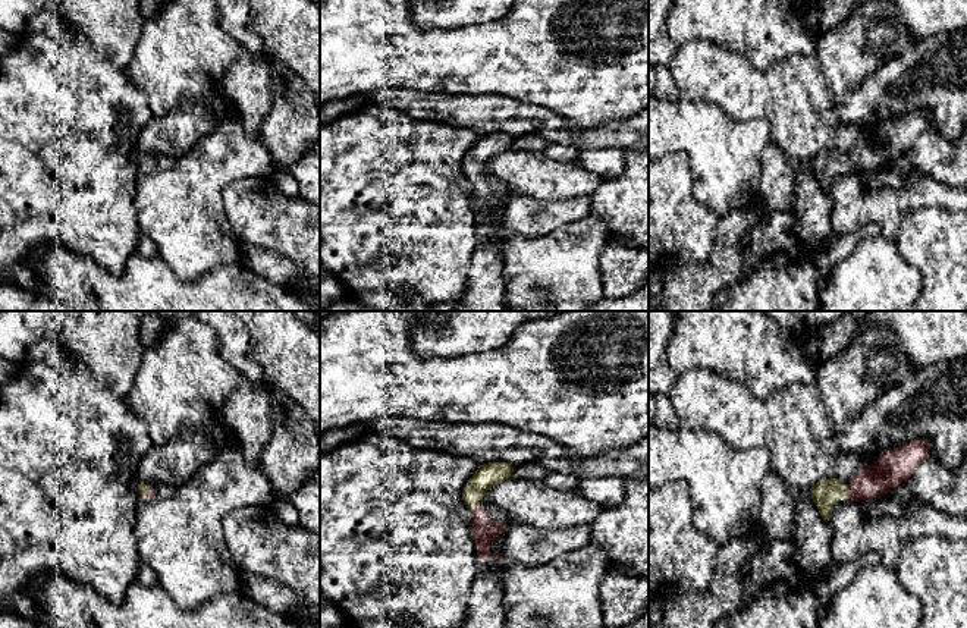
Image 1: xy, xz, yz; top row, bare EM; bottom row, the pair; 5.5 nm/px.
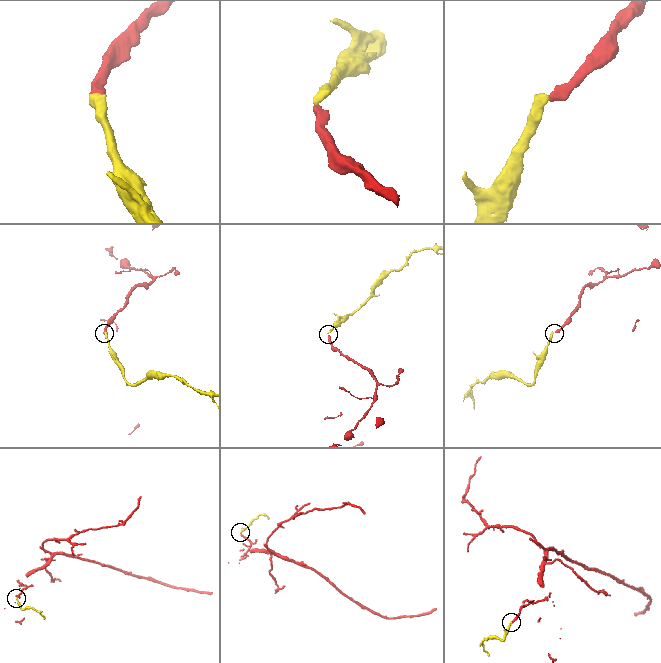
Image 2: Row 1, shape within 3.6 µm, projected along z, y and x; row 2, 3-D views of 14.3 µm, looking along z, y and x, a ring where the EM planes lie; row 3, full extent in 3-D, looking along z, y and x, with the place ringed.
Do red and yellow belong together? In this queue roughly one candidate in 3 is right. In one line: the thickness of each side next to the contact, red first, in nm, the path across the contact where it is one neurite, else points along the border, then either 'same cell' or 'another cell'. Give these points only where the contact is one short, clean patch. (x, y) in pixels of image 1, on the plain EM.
calibres 180 and 160 nm; way yz (882, 147), (847, 163), (825, 165); same cell

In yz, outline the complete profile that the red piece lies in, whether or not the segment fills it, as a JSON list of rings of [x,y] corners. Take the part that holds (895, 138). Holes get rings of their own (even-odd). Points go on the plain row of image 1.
[[[916,110],[907,116],[888,122],[872,136],[861,135],[848,157],[823,150],[811,157],[811,170],[823,191],[831,191],[832,179],[838,172],[866,172],[889,164],[905,154],[917,136],[930,128],[929,113]]]

